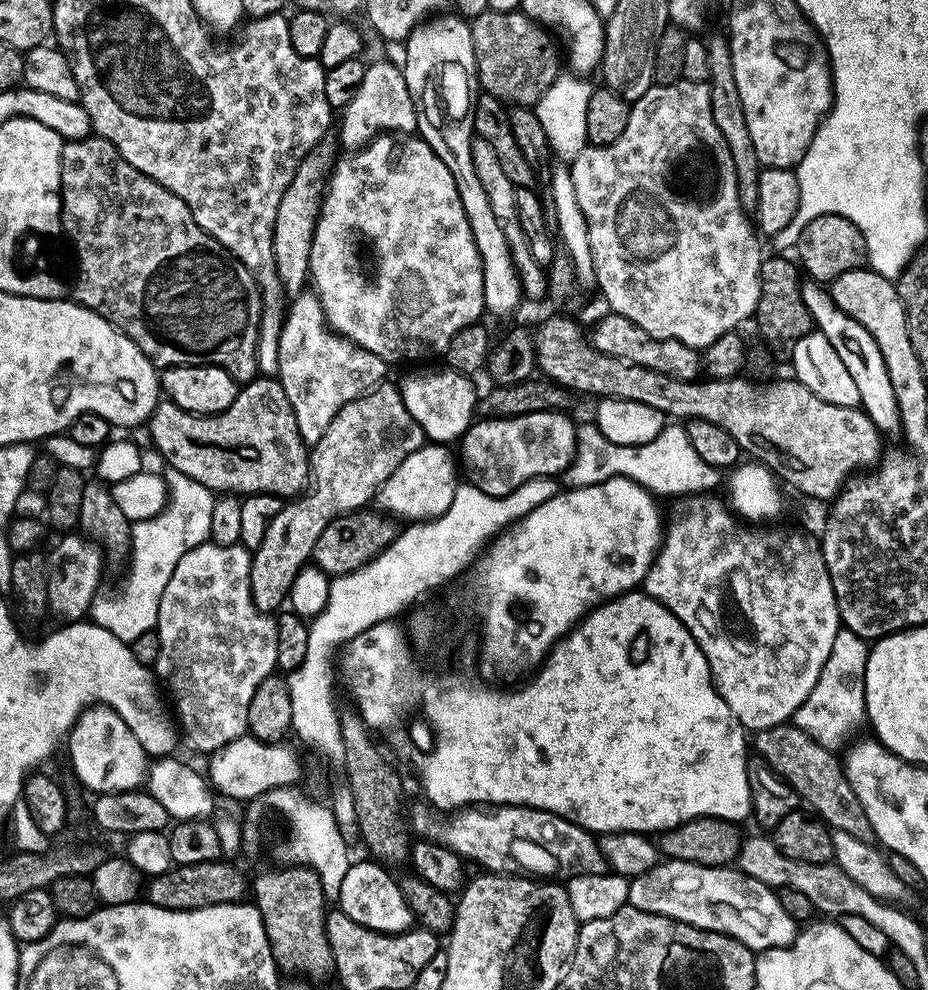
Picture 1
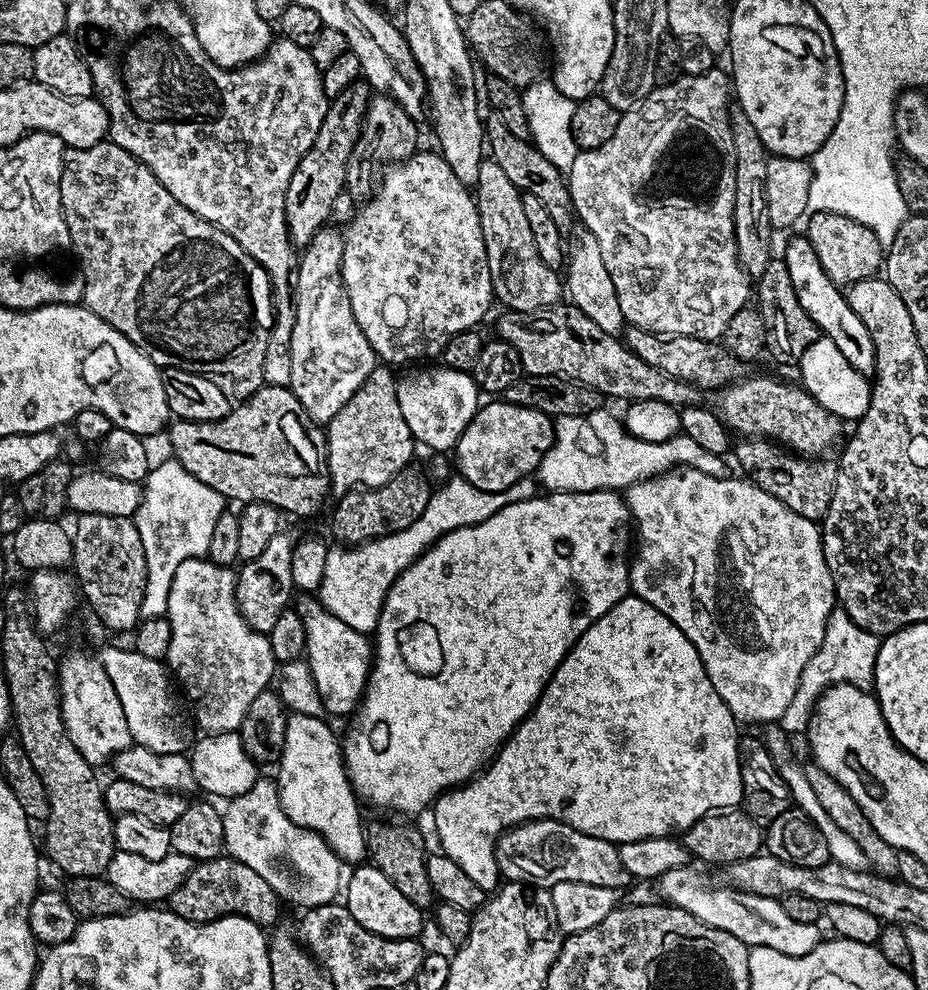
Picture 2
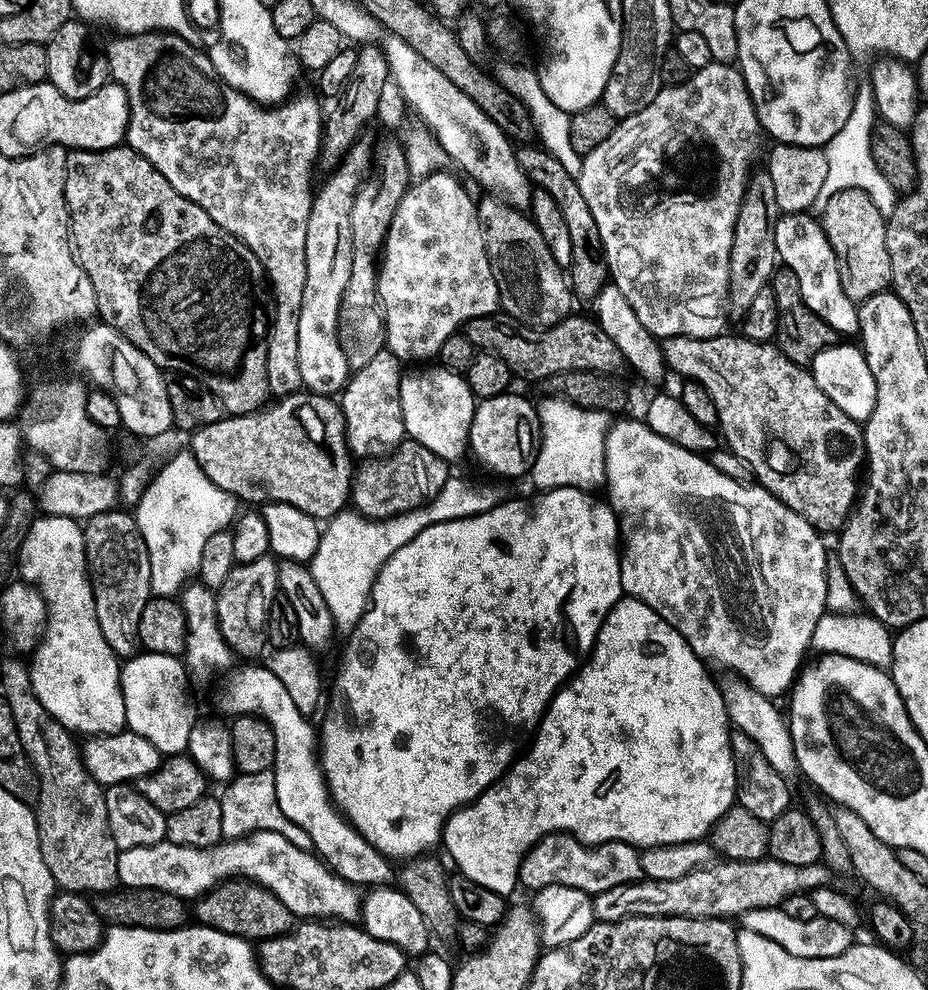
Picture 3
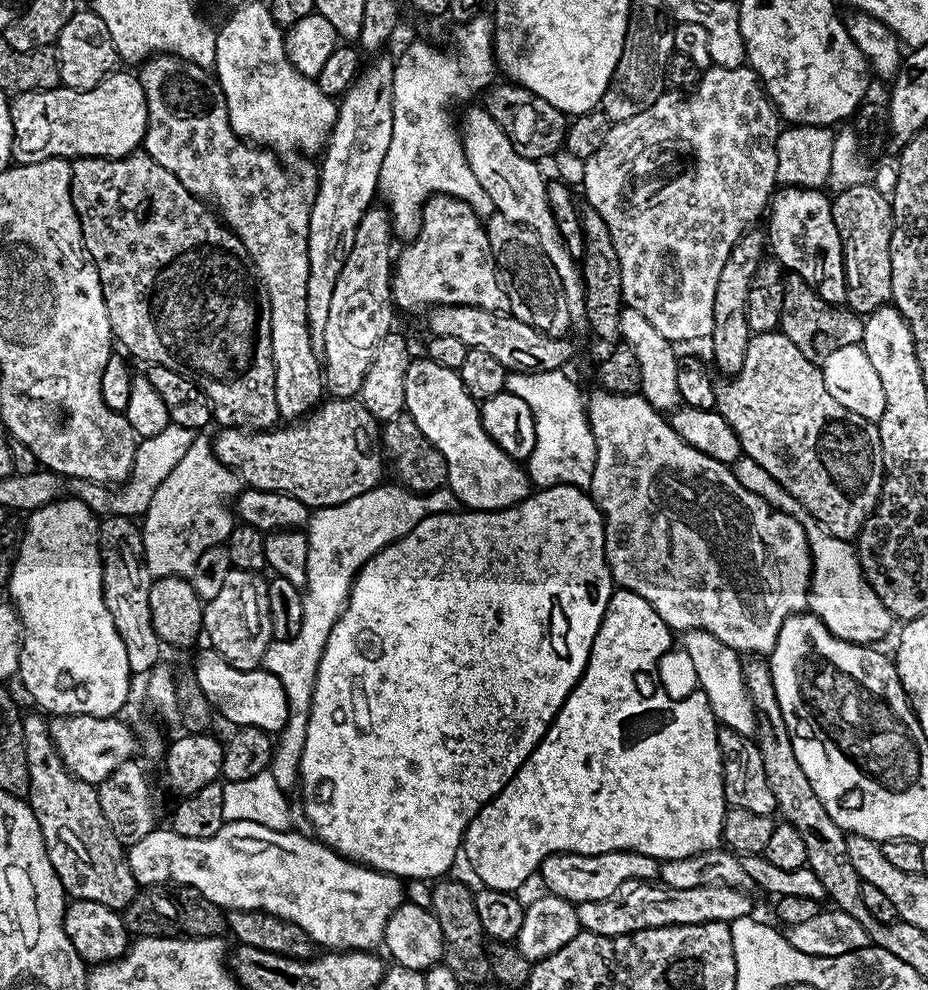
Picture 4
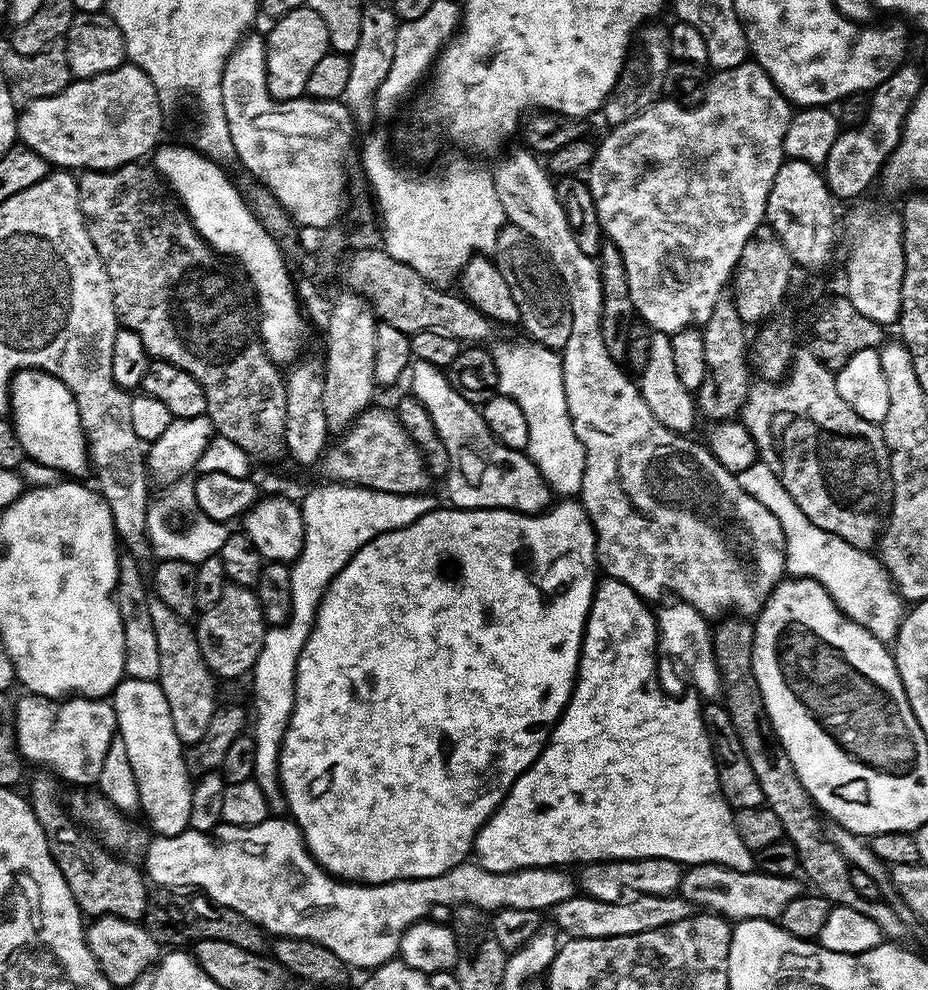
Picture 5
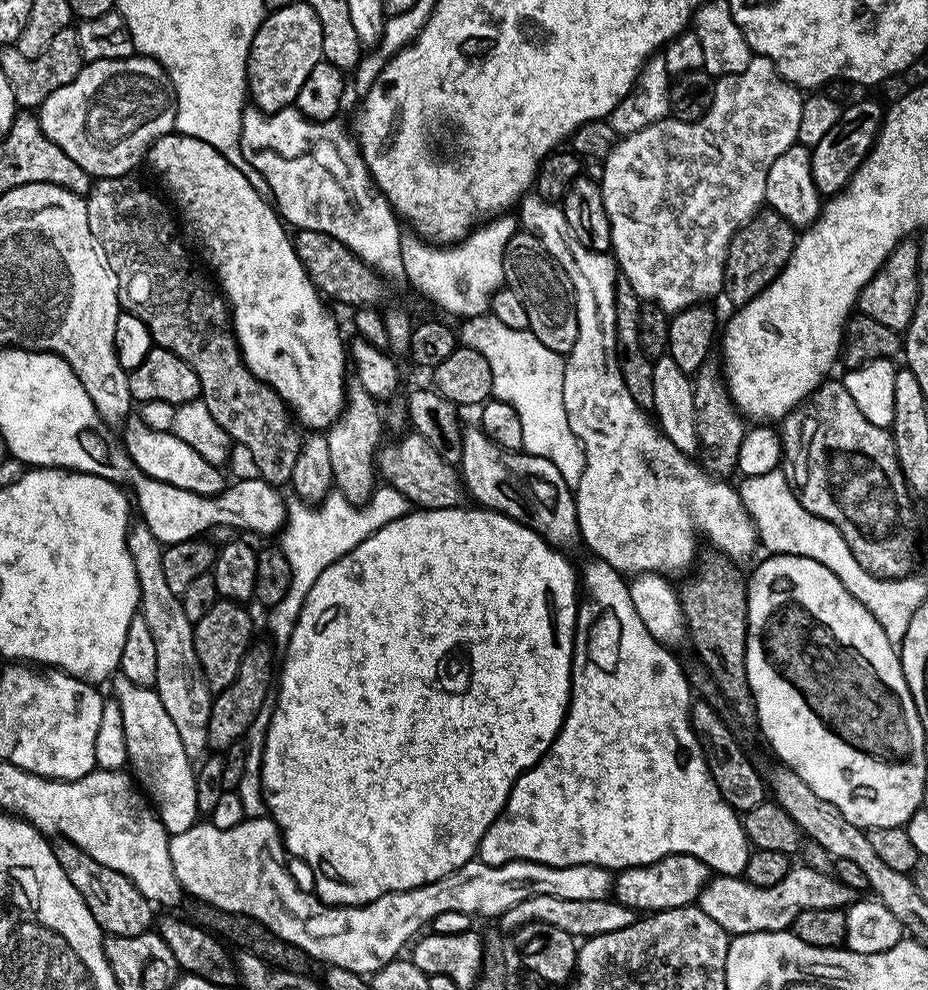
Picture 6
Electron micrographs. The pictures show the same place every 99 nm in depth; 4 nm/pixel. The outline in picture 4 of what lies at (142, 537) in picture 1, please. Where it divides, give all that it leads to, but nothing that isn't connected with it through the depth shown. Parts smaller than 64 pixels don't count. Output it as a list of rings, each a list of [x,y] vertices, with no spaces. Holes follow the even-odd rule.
[[[204,434],[193,435],[190,450],[174,466],[170,478],[154,490],[154,498],[150,498],[148,511],[142,517],[144,560],[153,577],[191,577],[202,550],[224,544],[232,533],[234,516],[229,505],[224,505],[224,496],[236,498],[241,491],[240,477],[219,460],[213,441]]]

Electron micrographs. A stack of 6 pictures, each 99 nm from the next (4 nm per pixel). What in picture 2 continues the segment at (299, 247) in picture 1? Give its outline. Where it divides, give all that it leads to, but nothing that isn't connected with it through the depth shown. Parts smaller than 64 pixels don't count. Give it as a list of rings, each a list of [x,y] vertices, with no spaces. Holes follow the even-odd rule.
[[[361,78],[350,82],[342,94],[331,97],[322,130],[314,138],[314,146],[302,154],[302,162],[294,170],[294,178],[284,195],[284,213],[287,218],[288,234],[293,245],[307,246],[312,236],[329,223],[328,215],[340,195],[345,195],[348,182],[348,163],[360,137],[364,116],[368,113],[368,102],[374,95],[367,80]]]

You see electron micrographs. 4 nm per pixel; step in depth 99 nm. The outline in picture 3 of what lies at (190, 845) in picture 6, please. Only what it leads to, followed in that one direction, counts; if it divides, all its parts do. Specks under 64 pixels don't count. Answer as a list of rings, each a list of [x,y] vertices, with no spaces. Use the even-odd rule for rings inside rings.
[[[257,830],[247,838],[229,839],[212,848],[191,848],[169,842],[154,846],[134,846],[123,849],[118,858],[118,878],[123,887],[153,888],[181,898],[199,898],[233,874],[272,891],[296,918],[315,918],[320,922],[356,922],[361,919],[362,896],[361,893],[356,893],[359,892],[357,885],[336,875],[320,856],[307,848],[300,848],[285,833],[283,836],[280,830]]]

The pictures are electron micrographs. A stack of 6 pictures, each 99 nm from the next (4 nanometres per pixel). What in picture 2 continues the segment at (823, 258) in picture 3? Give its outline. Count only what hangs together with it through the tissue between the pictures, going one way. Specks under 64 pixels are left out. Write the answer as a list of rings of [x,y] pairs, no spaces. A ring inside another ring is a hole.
[[[807,235],[794,237],[785,246],[782,259],[786,262],[794,294],[798,294],[798,302],[802,302],[802,310],[806,310],[810,318],[814,318],[826,339],[834,342],[838,350],[842,350],[846,362],[850,362],[854,370],[858,370],[863,376],[871,377],[876,370],[876,351],[870,338],[870,330],[866,330],[862,318],[858,318],[858,314],[850,310],[847,295],[837,288],[836,283],[826,274],[826,270],[822,270],[822,262],[818,262],[818,254],[814,254],[814,246],[809,242]]]

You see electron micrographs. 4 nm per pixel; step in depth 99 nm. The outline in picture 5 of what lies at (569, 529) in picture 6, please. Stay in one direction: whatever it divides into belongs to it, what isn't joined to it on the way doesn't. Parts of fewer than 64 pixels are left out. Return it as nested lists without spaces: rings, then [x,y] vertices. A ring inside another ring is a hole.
[[[415,361],[410,368],[411,395],[422,406],[438,430],[438,438],[450,454],[446,483],[451,507],[504,508],[508,512],[539,514],[553,503],[552,487],[542,478],[536,463],[519,448],[507,448],[486,426],[483,411],[470,403],[430,362]]]

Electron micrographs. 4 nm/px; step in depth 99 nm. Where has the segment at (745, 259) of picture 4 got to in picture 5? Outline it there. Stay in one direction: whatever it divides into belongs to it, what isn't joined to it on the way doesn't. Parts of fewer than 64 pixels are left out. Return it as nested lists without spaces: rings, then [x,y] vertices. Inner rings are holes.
[[[725,294],[714,302],[714,311],[702,325],[702,342],[706,353],[706,378],[694,394],[699,415],[708,422],[735,420],[743,413],[748,397],[750,379],[750,332],[738,314],[738,306],[731,295]]]

